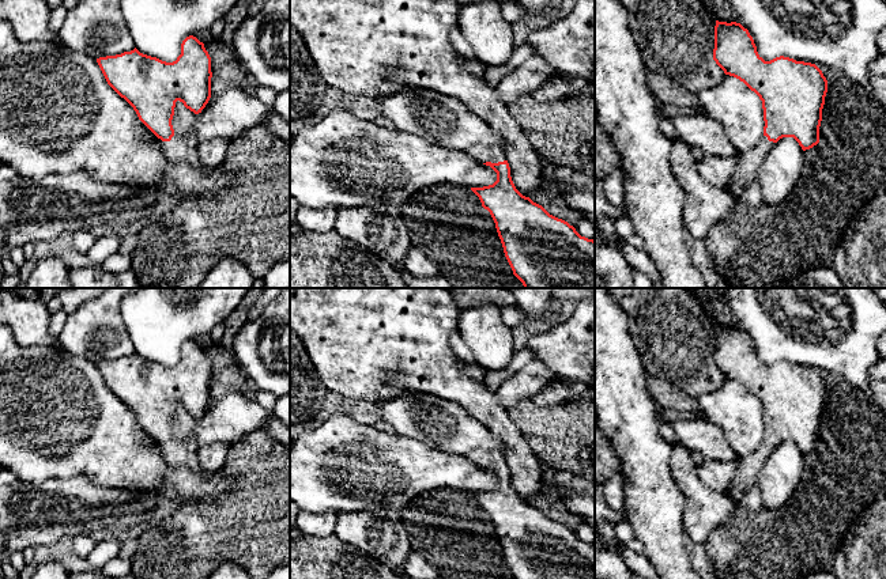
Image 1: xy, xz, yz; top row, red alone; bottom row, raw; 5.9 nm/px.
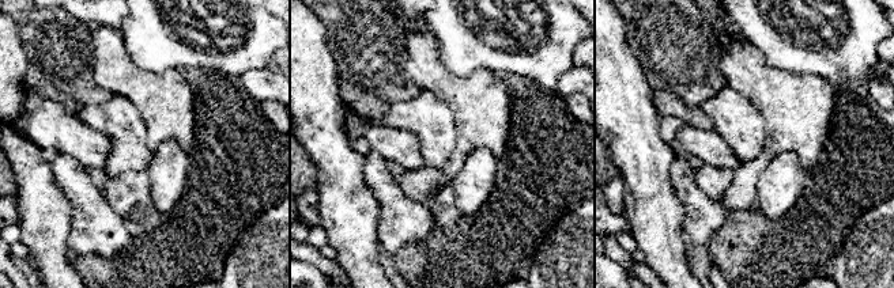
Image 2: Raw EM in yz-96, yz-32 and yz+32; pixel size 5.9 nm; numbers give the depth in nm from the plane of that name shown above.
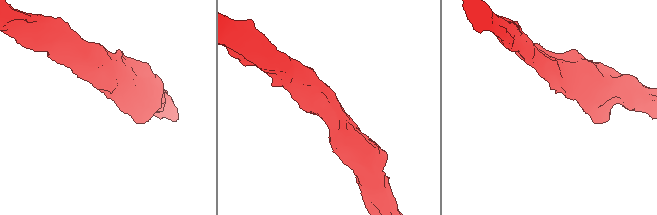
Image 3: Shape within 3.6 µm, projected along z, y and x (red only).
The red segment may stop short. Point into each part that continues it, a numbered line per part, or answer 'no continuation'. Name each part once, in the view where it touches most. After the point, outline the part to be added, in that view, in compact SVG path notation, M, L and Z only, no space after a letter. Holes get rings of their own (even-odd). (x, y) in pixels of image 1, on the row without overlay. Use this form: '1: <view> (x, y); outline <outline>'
1: xz (482, 458); outline M472 450L467 457L480 468L498 468L506 465L504 454L498 451Z

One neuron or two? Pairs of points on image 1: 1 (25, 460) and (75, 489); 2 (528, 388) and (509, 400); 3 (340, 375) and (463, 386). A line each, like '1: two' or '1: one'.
1: two
2: one
3: one

